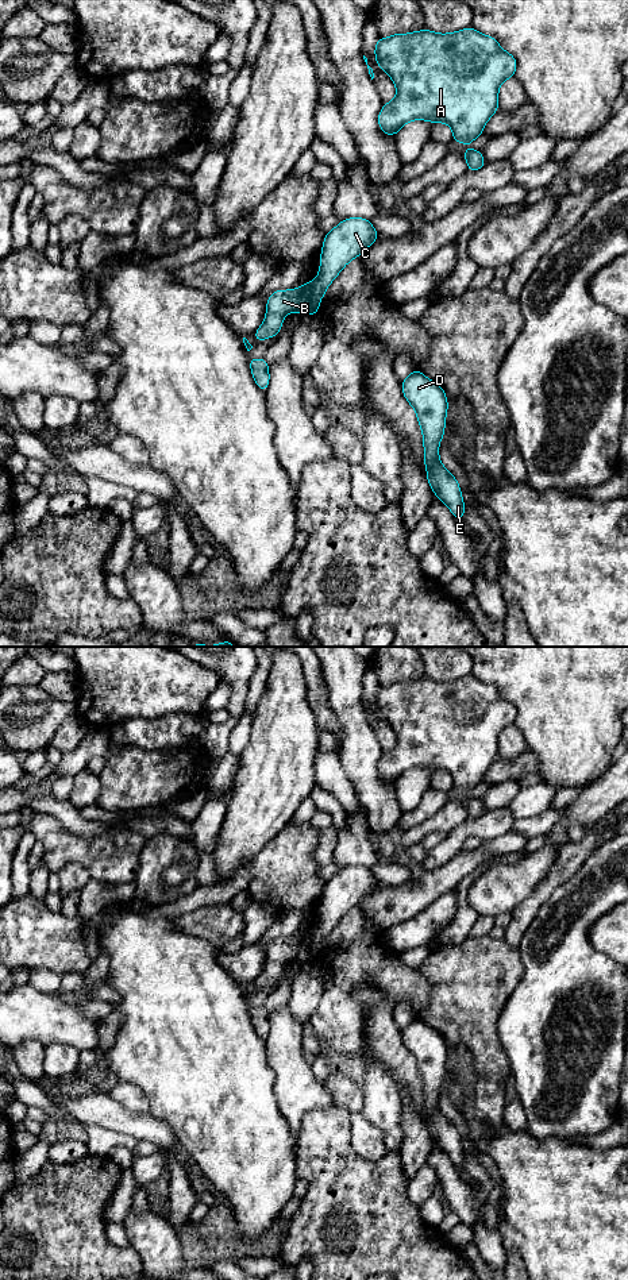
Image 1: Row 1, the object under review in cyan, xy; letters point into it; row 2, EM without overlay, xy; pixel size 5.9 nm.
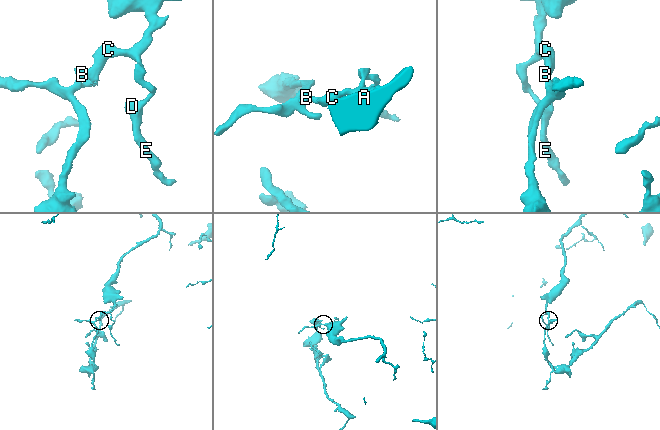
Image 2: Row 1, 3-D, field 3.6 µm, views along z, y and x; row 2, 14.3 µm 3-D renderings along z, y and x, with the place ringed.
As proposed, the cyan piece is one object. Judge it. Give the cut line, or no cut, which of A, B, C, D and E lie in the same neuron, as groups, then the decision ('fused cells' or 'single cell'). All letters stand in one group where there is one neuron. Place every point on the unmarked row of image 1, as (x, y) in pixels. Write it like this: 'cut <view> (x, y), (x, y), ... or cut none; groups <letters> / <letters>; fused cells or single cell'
cut xy (296, 937), (299, 943), (297, 957); groups A C D E / B; fused cells

